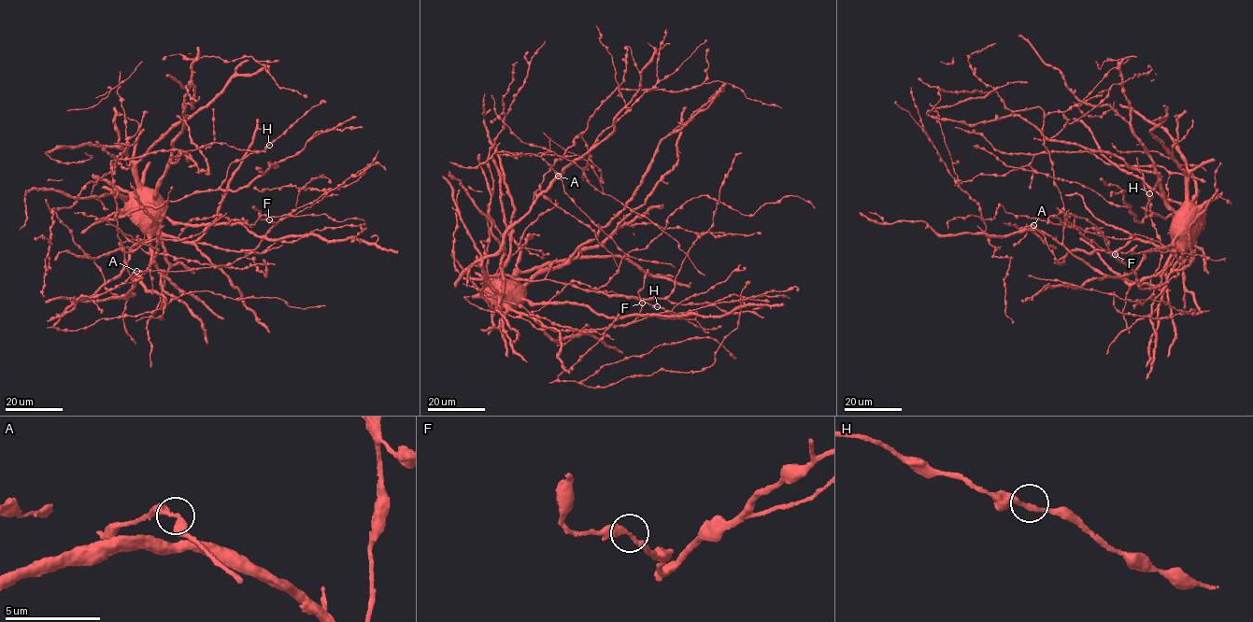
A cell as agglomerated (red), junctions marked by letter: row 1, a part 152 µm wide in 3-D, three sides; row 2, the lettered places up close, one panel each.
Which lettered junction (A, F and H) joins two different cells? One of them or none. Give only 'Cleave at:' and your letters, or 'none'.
Cleave at: none

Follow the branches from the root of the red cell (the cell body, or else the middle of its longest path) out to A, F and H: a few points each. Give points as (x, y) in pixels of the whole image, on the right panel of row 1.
A: (1189, 219), (1179, 227), (1165, 266), (1131, 284), (1097, 271), (1033, 225)
F: (1189, 219), (1185, 233), (1191, 244), (1178, 259), (1178, 275), (1160, 286), (1142, 289), (1133, 270), (1115, 254)
H: (1189, 219), (1183, 215), (1165, 219), (1153, 214), (1146, 217), (1149, 193)

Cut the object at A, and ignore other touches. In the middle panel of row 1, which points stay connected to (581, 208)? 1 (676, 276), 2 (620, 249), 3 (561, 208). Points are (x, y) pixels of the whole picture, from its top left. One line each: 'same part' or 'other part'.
1: other part
2: same part
3: other part

